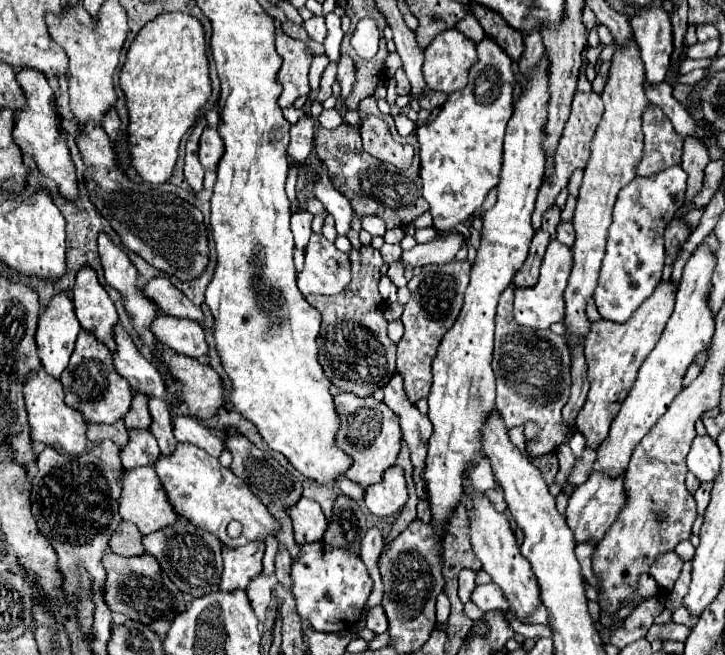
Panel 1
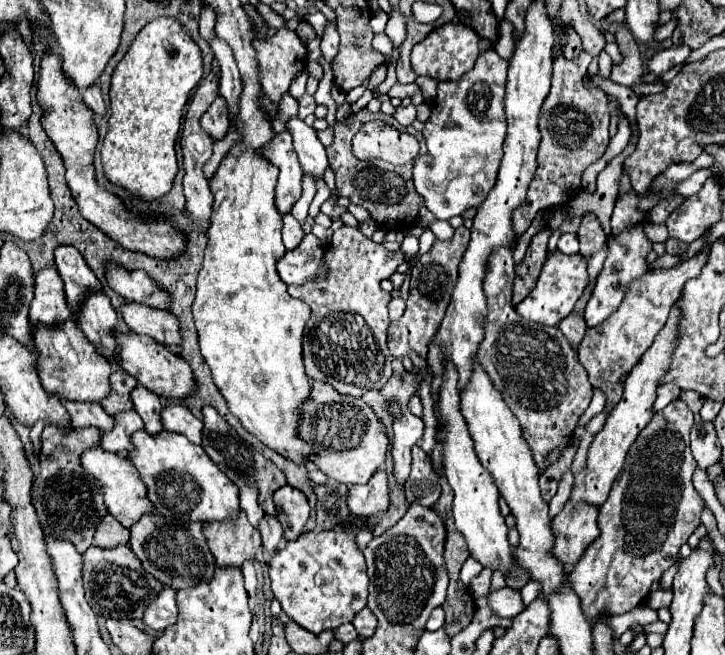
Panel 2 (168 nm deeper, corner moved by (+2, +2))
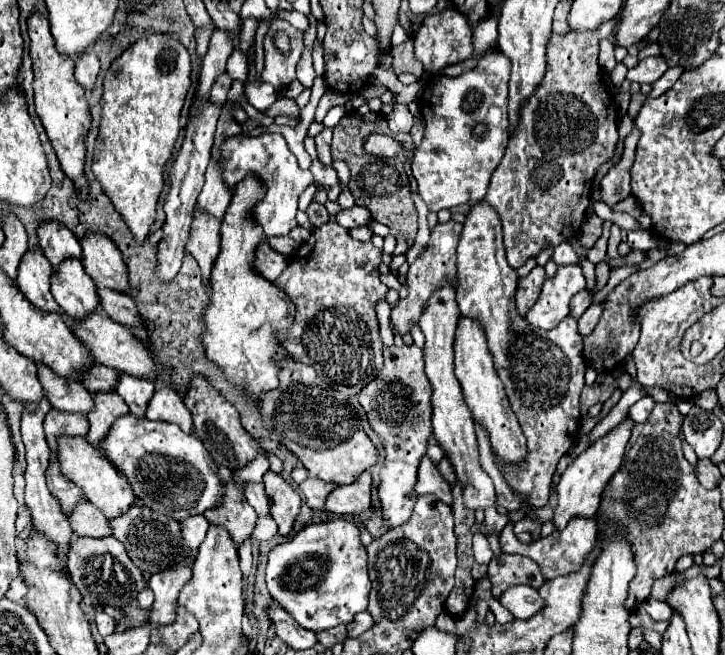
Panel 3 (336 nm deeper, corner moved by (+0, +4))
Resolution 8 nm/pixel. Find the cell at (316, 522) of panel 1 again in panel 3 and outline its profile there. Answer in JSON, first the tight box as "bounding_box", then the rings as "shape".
{"bounding_box":[263,471,301,535],"shape":[[[273,471],[263,475],[263,485],[271,503],[271,517],[277,521],[279,533],[289,535],[301,509],[299,493],[279,473]]]}

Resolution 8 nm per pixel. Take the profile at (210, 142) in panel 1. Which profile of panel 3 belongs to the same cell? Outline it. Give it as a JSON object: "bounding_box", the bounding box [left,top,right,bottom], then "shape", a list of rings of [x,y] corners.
{"bounding_box":[211,75,231,105],"shape":[[[223,75],[223,77],[219,77],[217,81],[215,81],[215,85],[213,85],[213,89],[211,89],[211,101],[215,103],[215,105],[223,105],[225,101],[227,101],[227,93],[229,93],[229,89],[231,89],[231,77],[227,77],[227,75]]]}

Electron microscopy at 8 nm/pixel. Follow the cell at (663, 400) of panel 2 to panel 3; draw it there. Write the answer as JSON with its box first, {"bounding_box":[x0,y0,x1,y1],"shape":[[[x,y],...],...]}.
{"bounding_box":[629,395,655,423],"shape":[[[645,395],[643,399],[639,399],[631,409],[629,409],[629,417],[635,421],[635,423],[643,423],[647,421],[649,413],[653,411],[655,407],[655,399],[651,395]]]}

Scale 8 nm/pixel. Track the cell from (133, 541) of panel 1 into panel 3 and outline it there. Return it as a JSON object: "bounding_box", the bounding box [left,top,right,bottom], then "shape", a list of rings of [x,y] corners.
{"bounding_box":[69,503,113,537],"shape":[[[79,503],[75,507],[75,513],[71,513],[69,523],[73,527],[73,531],[81,537],[109,537],[113,535],[113,529],[109,525],[109,519],[95,509],[95,505],[91,503]]]}

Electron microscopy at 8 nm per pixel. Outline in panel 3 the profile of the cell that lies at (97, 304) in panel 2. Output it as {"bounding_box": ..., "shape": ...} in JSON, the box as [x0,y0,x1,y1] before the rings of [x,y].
{"bounding_box":[51,261,99,321],"shape":[[[63,261],[63,271],[53,273],[51,293],[71,321],[83,321],[99,309],[97,287],[85,273],[81,261]]]}

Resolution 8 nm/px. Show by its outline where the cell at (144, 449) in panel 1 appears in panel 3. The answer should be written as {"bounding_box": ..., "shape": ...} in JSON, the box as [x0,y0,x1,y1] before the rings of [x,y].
{"bounding_box":[85,393,129,445],"shape":[[[95,393],[93,401],[95,401],[95,409],[87,415],[91,429],[85,439],[91,445],[99,445],[103,437],[107,437],[115,419],[129,413],[129,407],[123,403],[123,399],[117,393]]]}

